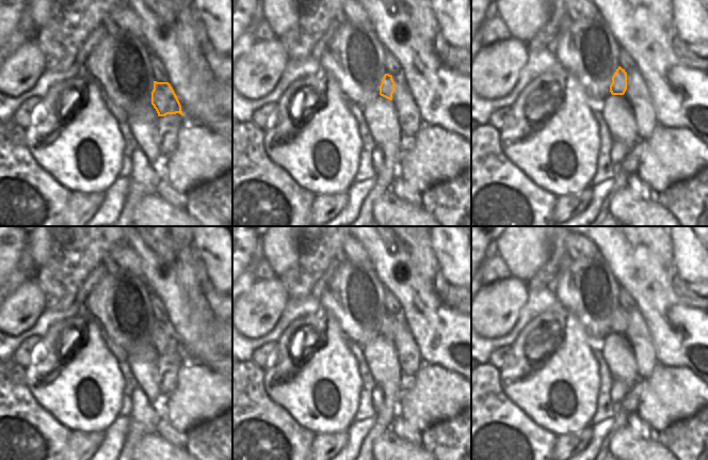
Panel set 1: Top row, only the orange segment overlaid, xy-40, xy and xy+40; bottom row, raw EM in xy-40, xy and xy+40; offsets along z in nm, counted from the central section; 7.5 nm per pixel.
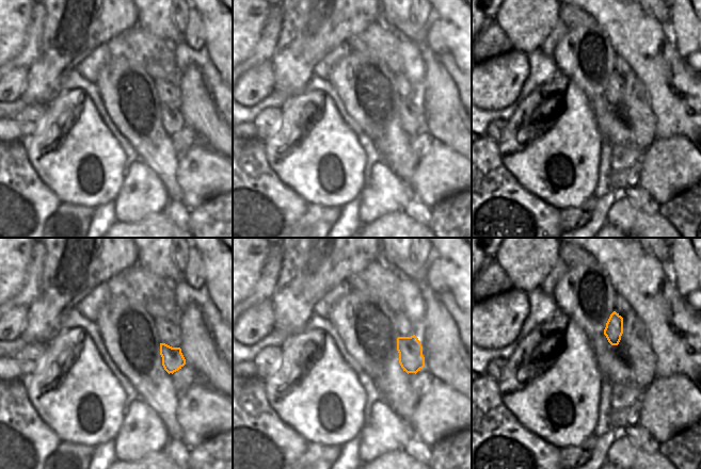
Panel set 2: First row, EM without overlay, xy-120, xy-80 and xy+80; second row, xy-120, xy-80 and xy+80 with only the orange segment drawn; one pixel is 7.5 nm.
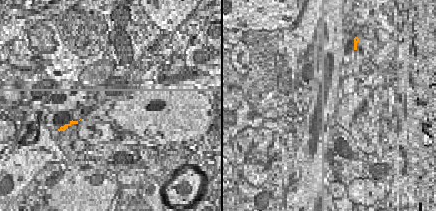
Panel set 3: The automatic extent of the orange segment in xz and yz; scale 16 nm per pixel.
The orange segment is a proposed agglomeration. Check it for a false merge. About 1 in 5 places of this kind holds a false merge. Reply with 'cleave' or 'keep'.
keep

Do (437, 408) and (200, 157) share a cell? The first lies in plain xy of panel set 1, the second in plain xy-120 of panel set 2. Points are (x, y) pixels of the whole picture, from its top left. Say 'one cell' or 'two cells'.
one cell

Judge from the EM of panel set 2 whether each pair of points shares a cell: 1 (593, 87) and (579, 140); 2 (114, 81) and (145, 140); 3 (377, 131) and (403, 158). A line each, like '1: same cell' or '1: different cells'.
1: different cells
2: same cell
3: same cell

